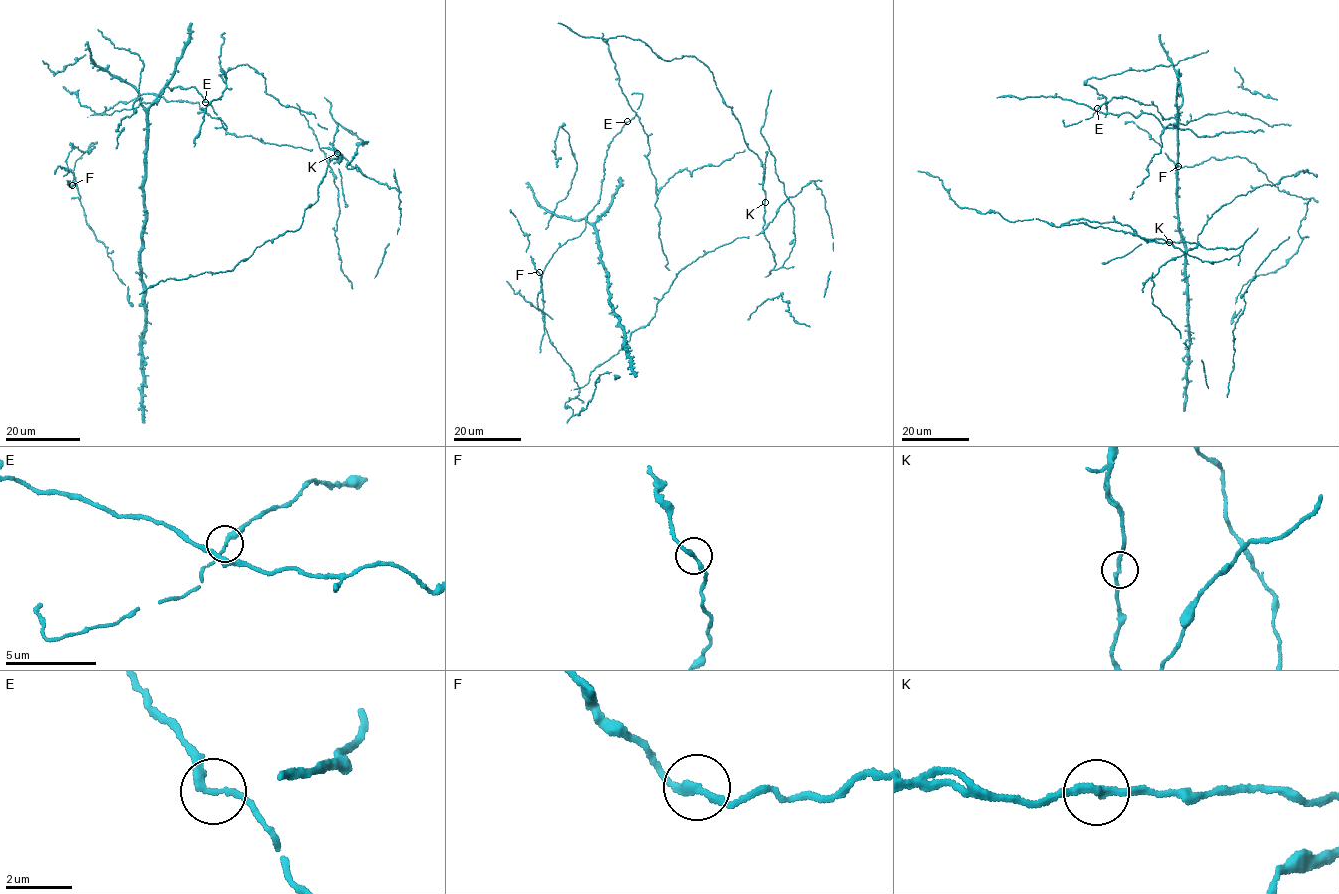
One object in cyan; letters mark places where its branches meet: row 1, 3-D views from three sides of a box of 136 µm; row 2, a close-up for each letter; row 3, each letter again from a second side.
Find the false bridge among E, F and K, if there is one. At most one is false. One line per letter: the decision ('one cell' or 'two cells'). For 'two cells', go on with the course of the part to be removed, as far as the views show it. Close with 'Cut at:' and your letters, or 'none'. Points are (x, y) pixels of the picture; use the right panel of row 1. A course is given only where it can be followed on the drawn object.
E: one cell
F: one cell
K: one cell
Cut at: none

